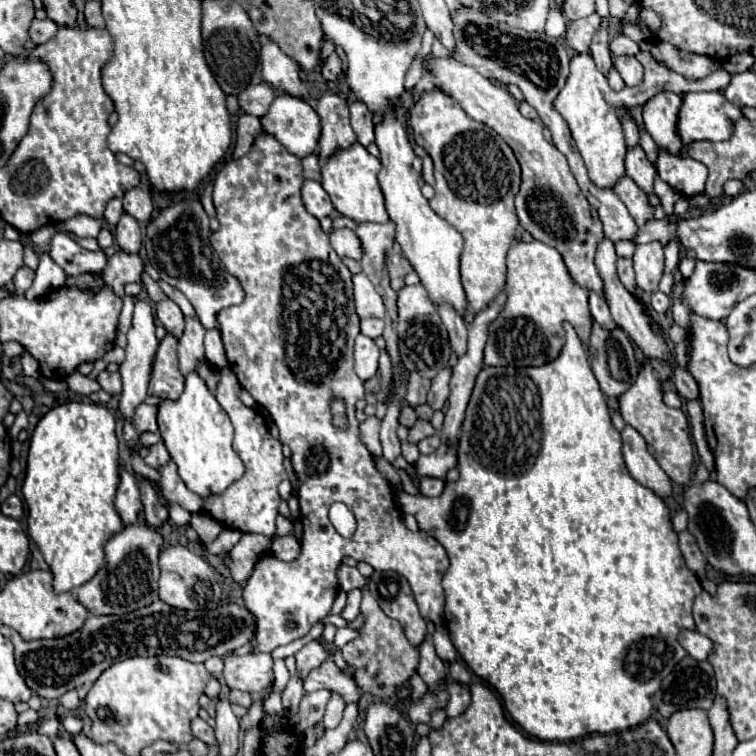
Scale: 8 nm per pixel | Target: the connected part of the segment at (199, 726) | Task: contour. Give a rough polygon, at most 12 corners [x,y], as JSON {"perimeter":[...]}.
{"perimeter":[[202,718],[192,720],[194,738],[208,746],[216,742],[212,726]]}

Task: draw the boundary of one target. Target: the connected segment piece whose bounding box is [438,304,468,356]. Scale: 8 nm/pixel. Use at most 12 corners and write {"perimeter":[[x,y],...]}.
{"perimeter":[[438,306],[456,356],[466,352],[466,322],[454,308]]}

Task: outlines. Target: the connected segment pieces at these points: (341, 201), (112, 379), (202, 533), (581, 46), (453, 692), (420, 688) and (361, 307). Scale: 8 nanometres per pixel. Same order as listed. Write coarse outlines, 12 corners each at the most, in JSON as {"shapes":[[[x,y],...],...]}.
{"shapes":[[[362,144],[330,156],[322,188],[352,220],[388,222],[380,160]],[[104,370],[96,380],[110,394],[120,394],[118,372]],[[206,512],[192,514],[190,526],[204,546],[220,536],[224,524]],[[598,14],[570,22],[566,42],[586,54],[600,30]],[[448,684],[448,718],[458,716],[470,704],[470,688]],[[418,674],[412,676],[412,702],[422,700],[428,690]],[[364,272],[354,276],[360,318],[384,318],[384,302]]]}

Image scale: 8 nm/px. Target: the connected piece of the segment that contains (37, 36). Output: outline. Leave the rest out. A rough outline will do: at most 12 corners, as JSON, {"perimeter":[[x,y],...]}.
{"perimeter":[[32,20],[30,40],[46,44],[56,36],[52,20]]}

